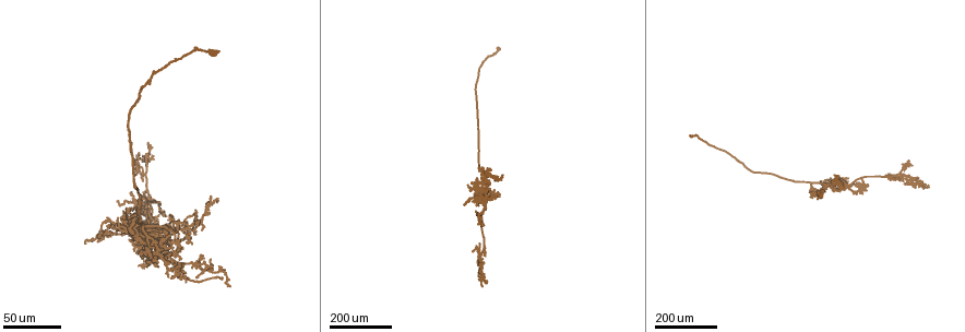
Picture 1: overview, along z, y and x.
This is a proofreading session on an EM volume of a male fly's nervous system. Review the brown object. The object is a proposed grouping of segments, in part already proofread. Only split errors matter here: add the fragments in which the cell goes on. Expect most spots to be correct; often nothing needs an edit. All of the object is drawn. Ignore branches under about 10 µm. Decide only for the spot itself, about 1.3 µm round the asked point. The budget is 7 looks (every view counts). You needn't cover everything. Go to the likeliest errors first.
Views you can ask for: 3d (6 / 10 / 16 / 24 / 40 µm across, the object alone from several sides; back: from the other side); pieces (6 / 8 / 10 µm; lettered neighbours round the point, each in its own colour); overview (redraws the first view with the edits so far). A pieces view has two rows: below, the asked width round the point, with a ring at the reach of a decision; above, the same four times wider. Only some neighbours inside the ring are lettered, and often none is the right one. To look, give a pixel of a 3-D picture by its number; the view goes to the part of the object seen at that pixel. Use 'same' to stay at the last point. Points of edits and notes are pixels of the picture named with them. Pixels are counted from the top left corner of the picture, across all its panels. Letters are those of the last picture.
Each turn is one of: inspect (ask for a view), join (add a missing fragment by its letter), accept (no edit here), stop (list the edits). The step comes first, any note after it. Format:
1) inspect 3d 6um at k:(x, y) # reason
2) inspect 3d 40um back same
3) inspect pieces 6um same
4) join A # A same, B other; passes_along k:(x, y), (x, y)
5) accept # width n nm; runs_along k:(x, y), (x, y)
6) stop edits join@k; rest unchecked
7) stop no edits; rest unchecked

inspect 3d 24um at 1:(465, 202)

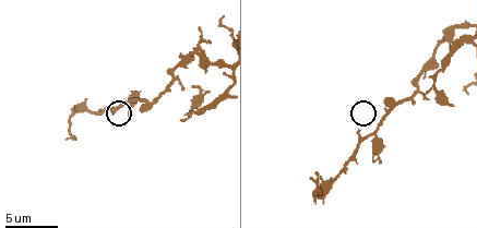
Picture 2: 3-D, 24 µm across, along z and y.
inspect pieces 10um at 2:(71, 136) # see the neighbours

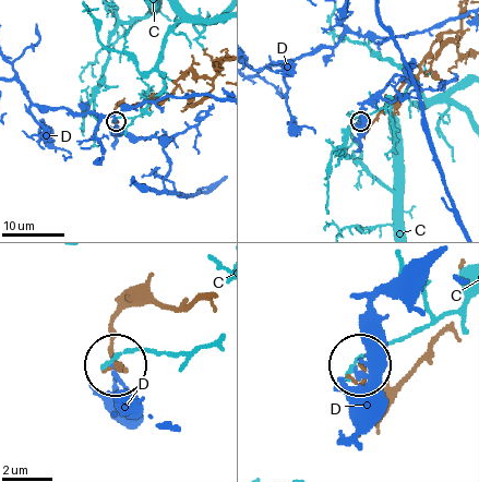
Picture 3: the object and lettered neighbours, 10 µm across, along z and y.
accept # width 150 nm; C other, D other; runs_along 3:(214, 294), (129, 306), (110, 332), (118, 363); none of them fits

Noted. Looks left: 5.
inspect 3d 40um at 1:(861, 190) # an open end

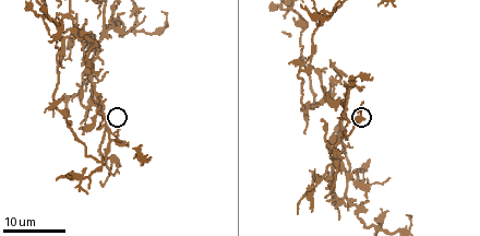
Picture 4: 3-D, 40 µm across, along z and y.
inspect pieces 6um at 4:(322, 118) # what lies round it

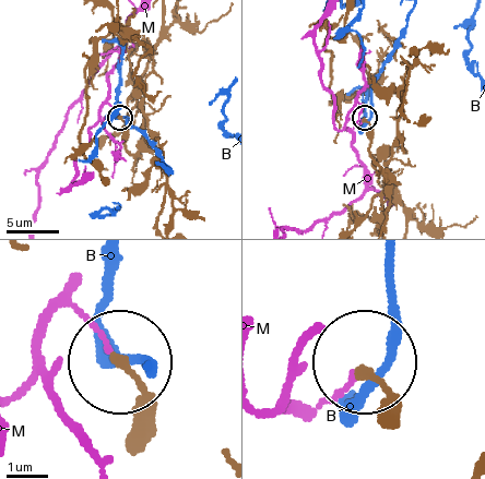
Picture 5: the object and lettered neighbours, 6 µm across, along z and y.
accept # B other, M other; no lettered fragment goes on from it

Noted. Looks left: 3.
inspect 3d 40um at 1:(483, 191)

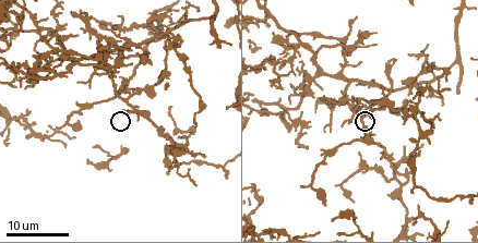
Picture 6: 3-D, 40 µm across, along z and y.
inspect pieces 8um at 6:(412, 138) # see the neighbours

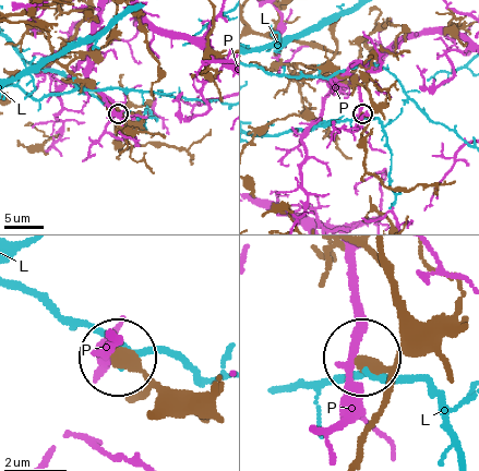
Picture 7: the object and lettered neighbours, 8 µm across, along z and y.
accept # width 380 nm; L other, P other; runs_along 7:(376, 256), (403, 306), (403, 346), (387, 366), (366, 363); none of them fits

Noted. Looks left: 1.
stop no edits; rest unchecked

